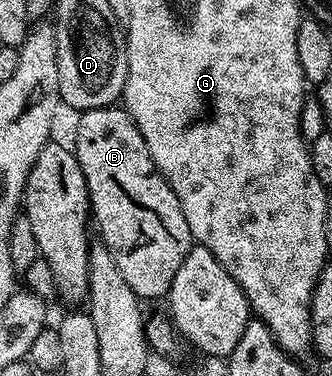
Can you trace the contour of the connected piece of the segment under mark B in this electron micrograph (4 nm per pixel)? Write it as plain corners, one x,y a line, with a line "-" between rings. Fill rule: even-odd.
121,106
107,108
86,108
77,120
77,133
73,136
71,147
77,154
77,161
83,170
85,185
89,191
89,206
95,228
99,231
99,239
107,246
111,258
115,258
115,266
123,273
127,286
142,301
157,300
168,297
171,282
175,282
175,273
183,266
183,258
193,247
195,241
187,226
187,218
183,218
183,210
179,206
179,198
175,198
175,190
163,178
163,174
155,166
151,154
147,150
147,142
143,142
143,134
135,126
128,112

